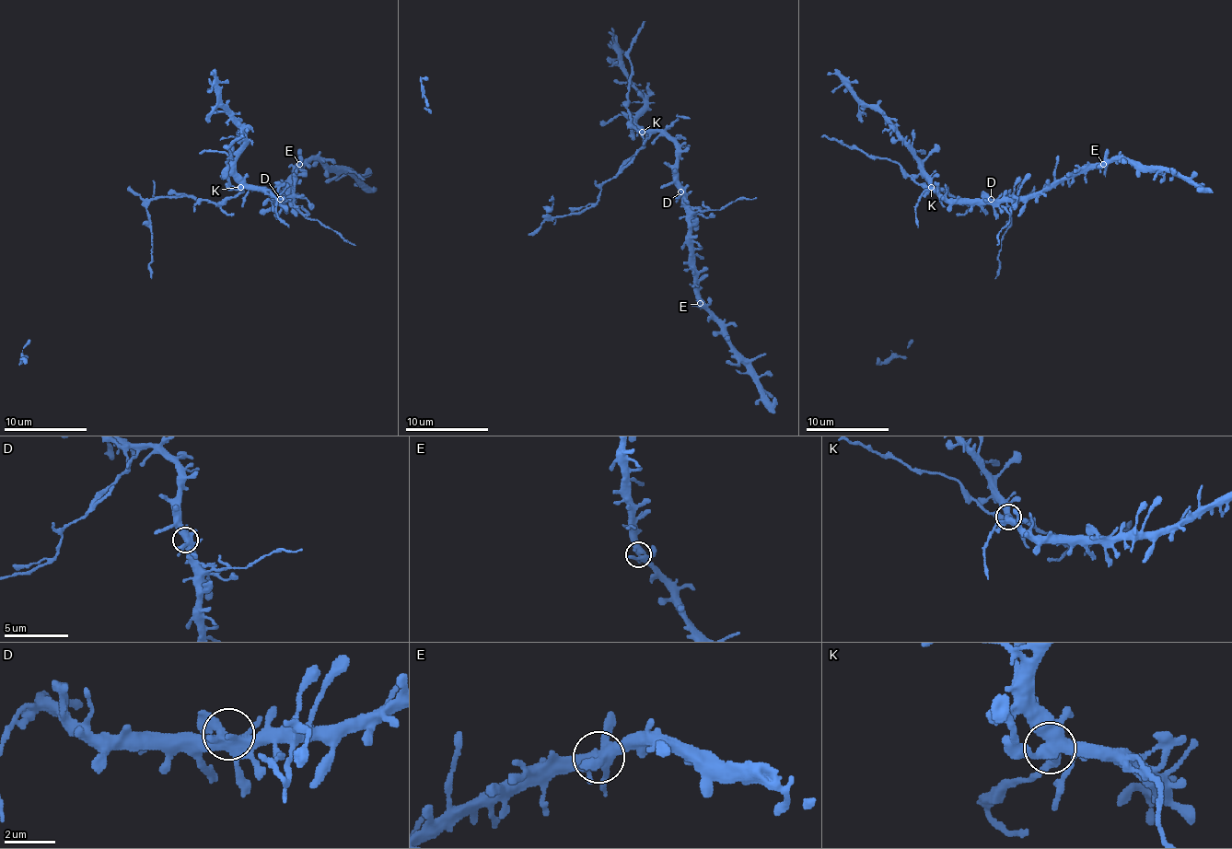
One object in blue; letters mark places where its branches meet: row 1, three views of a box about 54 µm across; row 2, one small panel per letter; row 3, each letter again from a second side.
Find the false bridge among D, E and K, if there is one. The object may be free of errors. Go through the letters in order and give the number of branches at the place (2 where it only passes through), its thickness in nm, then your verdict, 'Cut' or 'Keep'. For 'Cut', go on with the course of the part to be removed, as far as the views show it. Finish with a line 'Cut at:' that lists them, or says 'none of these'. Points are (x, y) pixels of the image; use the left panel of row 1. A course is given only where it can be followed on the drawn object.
D: Branches: 6. Thickness 480 nm. Keep
E: Branches: 5. Thickness 480 nm. Keep
K: Branches: 6. Thickness 460 nm. Cut. Course of the part to remove: (240, 186), (242, 188), (219, 203), (155, 196), (146, 207), (153, 240), (153, 259), (148, 270), (151, 278)
Cut at: K

